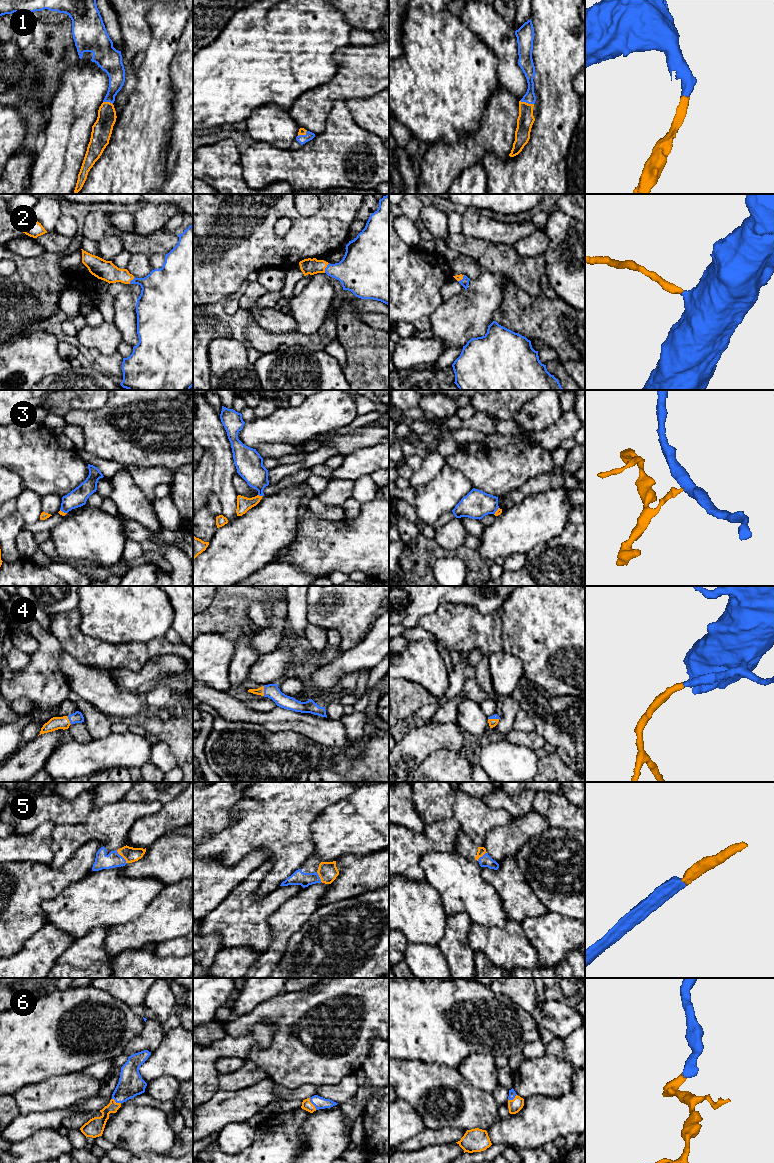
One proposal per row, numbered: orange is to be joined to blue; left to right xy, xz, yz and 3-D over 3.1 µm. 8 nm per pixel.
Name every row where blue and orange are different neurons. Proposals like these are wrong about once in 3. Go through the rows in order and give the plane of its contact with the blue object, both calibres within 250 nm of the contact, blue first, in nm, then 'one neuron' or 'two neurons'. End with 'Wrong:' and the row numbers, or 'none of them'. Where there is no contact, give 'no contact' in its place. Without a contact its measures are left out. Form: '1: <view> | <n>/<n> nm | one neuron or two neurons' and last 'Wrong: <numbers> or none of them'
1: yz | 90/130 nm | one neuron
2: xz | 300/130 nm | one neuron
3: xz | 220/110 nm | two neurons
4: xz | 120/60 nm | one neuron
5: xy | 130/120 nm | one neuron
6: xz | 100/80 nm | one neuron
Wrong: 3

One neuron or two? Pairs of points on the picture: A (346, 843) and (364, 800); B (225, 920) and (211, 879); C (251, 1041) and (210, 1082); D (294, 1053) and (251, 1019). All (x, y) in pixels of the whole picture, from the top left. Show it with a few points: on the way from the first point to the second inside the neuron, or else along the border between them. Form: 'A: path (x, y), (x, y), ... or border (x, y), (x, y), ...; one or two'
A: path (351, 832), (364, 819), (364, 811); one
B: border (236, 886), (203, 918); two
C: path (235, 1047), (223, 1047), (210, 1060), (210, 1066); one
D: path (288, 1038), (286, 1029), (272, 1015), (266, 1015); one

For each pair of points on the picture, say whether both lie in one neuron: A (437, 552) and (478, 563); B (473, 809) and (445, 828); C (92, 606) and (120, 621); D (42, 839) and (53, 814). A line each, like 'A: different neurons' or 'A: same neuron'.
A: same neuron
B: different neurons
C: same neuron
D: different neurons

